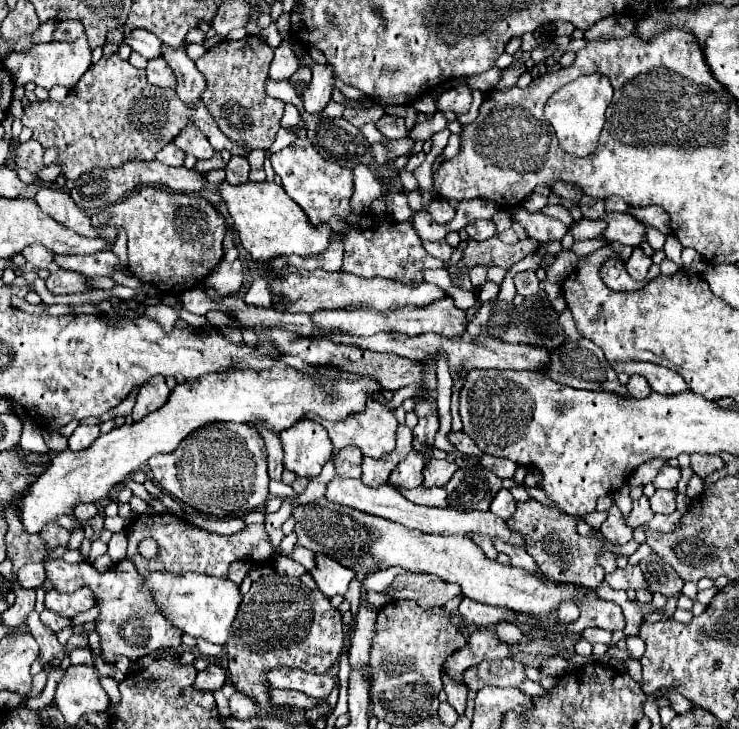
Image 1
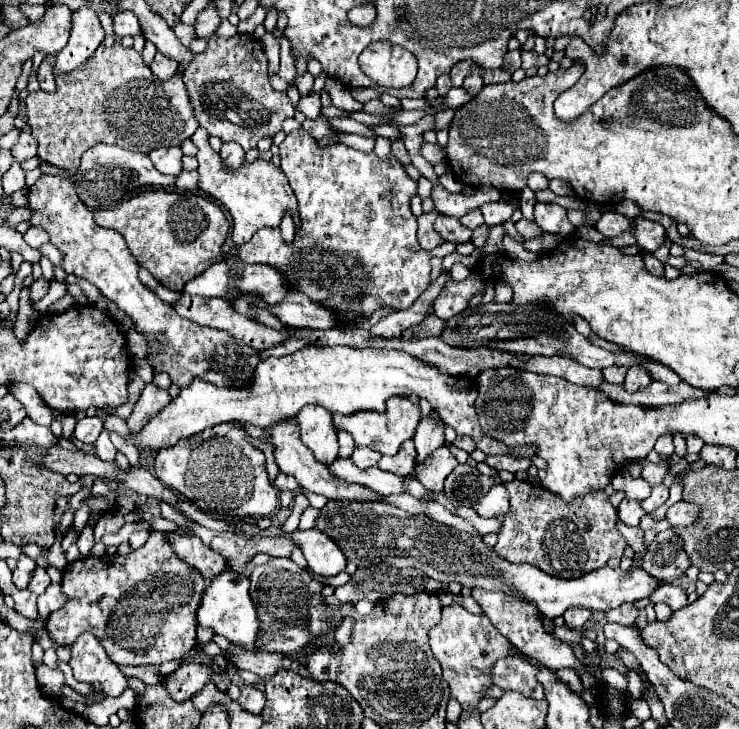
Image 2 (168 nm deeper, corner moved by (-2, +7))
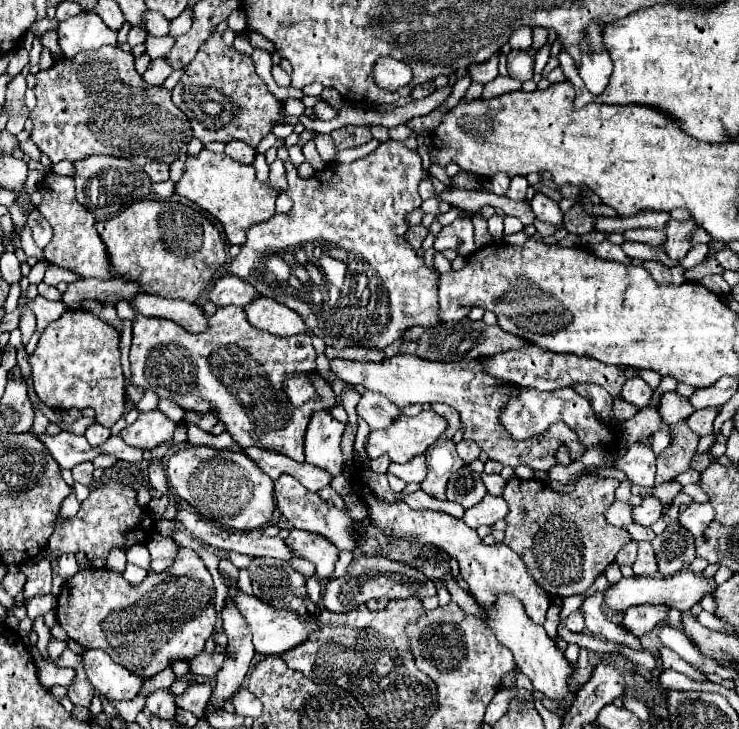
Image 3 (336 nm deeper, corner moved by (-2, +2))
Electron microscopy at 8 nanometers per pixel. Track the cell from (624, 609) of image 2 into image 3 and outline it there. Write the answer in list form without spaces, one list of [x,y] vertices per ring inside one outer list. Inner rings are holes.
[[[635,605],[635,607],[629,607],[625,611],[625,619],[623,619],[623,625],[635,635],[635,637],[641,637],[643,633],[655,629],[657,625],[665,623],[667,621],[667,613],[669,613],[669,607],[667,605]]]

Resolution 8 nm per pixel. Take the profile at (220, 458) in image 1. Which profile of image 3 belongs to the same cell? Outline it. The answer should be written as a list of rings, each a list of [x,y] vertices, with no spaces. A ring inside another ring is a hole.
[[[183,447],[167,461],[169,485],[193,509],[203,511],[205,519],[217,521],[235,531],[253,531],[271,521],[273,481],[253,467],[243,453],[215,451],[211,447]]]

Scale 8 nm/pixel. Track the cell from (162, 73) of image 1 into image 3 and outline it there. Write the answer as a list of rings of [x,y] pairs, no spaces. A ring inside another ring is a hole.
[[[155,59],[155,61],[151,61],[151,65],[147,67],[147,71],[141,75],[141,79],[143,79],[147,85],[161,85],[161,83],[169,77],[171,71],[173,71],[173,69],[169,67],[169,61],[165,61],[165,59]]]

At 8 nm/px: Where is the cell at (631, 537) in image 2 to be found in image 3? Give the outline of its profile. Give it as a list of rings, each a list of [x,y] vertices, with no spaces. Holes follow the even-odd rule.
[[[641,541],[639,543],[639,555],[637,561],[633,563],[633,571],[639,577],[657,577],[657,561],[655,561],[655,553],[649,541]]]

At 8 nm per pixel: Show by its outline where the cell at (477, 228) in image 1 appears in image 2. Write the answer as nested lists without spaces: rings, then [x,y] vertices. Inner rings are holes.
[[[475,208],[475,210],[471,210],[469,214],[461,216],[461,218],[459,218],[459,222],[461,222],[463,226],[471,228],[471,230],[475,230],[475,228],[479,228],[479,226],[483,226],[483,224],[485,224],[485,222],[483,222],[483,214],[481,214],[481,210],[479,210],[479,208]]]

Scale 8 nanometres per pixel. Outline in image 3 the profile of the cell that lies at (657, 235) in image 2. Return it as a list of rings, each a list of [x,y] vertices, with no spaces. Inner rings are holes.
[[[671,219],[669,221],[669,225],[665,227],[667,231],[665,251],[671,259],[681,261],[687,255],[687,251],[691,249],[691,235],[695,233],[695,229],[697,229],[697,223],[693,219],[687,219],[687,221]]]

